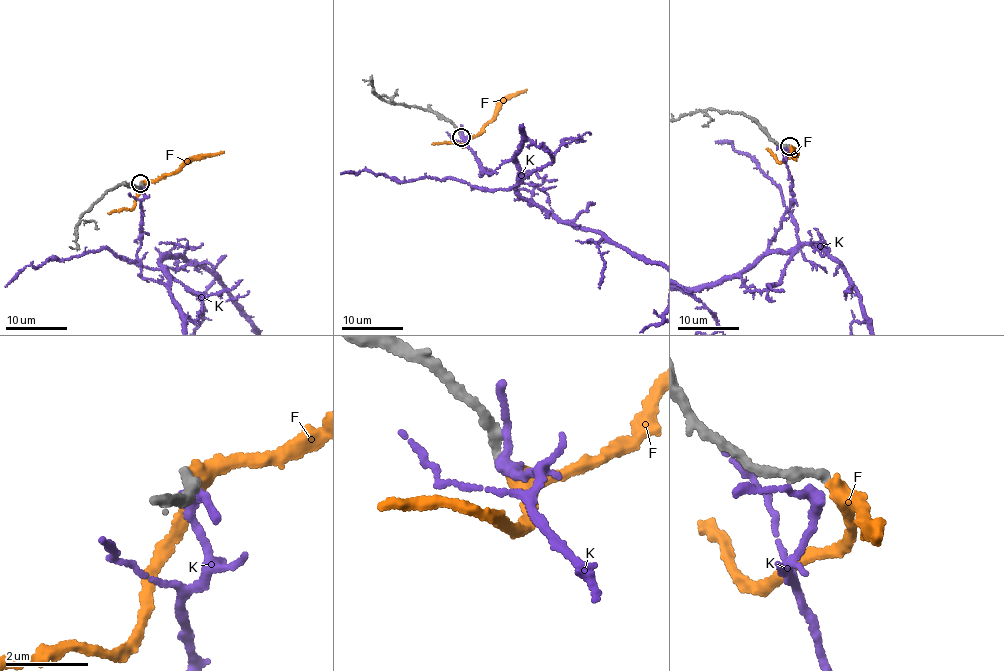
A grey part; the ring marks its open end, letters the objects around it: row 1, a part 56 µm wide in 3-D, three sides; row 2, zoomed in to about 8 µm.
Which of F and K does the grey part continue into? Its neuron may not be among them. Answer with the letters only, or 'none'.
F

